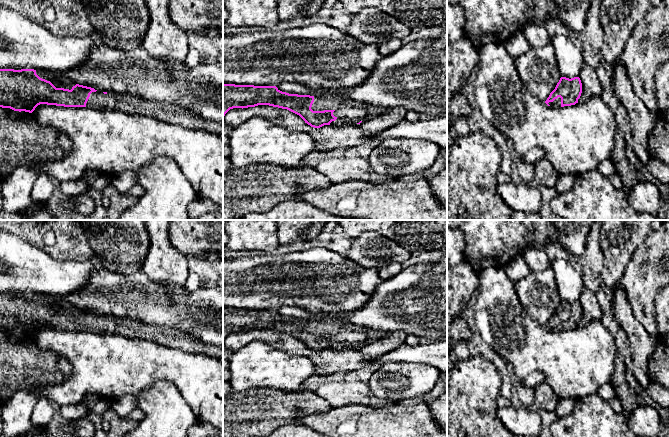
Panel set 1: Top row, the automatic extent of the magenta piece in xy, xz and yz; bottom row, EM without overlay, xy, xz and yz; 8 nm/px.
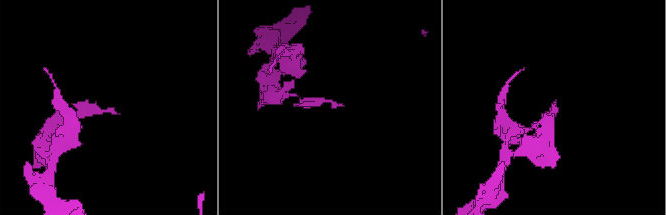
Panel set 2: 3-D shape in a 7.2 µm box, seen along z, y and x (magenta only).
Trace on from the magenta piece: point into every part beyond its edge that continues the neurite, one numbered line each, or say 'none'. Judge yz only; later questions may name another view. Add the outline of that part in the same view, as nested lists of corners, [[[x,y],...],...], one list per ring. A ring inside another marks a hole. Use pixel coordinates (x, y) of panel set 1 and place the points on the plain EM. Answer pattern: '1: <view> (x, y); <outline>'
1: yz (557, 326); [[[558,321],[553,326],[548,327],[551,331],[561,331],[561,322]]]

